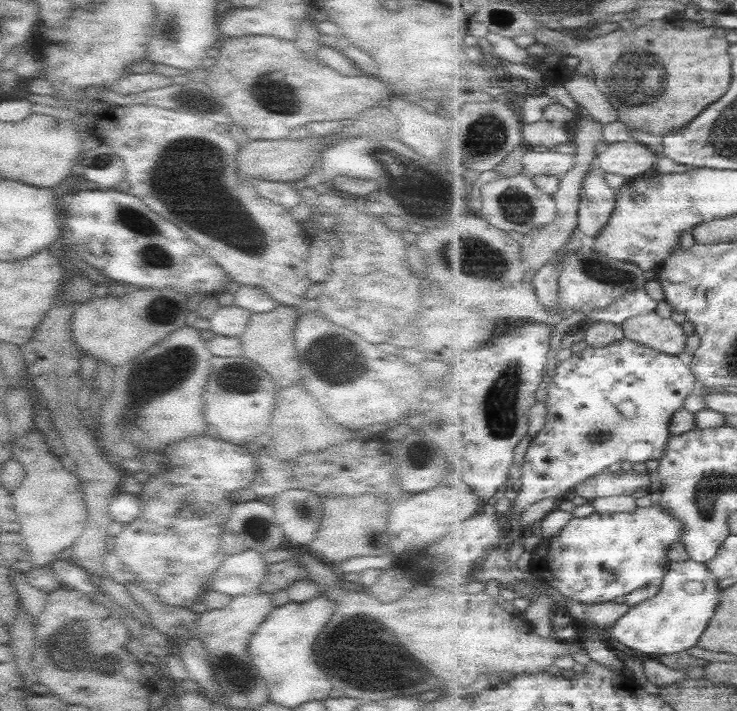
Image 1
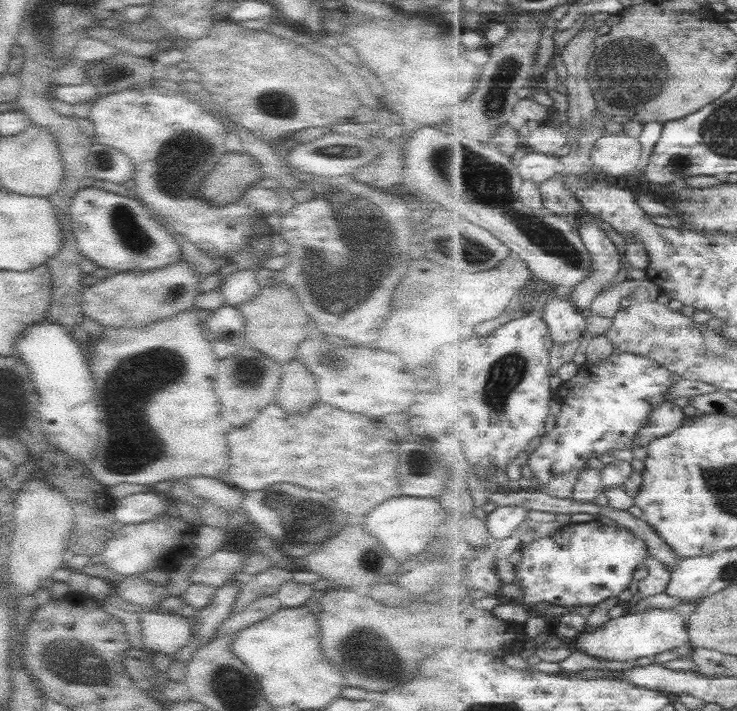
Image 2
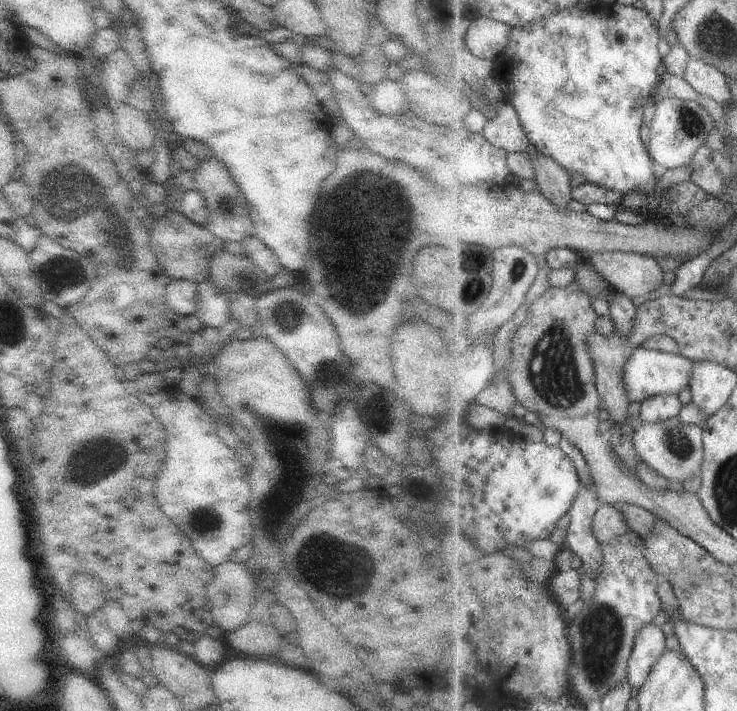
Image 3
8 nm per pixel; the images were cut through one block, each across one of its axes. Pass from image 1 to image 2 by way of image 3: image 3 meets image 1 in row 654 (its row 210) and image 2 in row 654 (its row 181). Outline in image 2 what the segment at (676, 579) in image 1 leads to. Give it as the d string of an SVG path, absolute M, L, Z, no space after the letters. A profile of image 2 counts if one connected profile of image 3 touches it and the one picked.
M651 608L645 612L627 612L609 620L600 629L582 632L574 638L573 650L586 653L592 658L611 660L611 662L633 662L647 656L657 656L667 650L675 650L690 644L688 618L675 610Z

